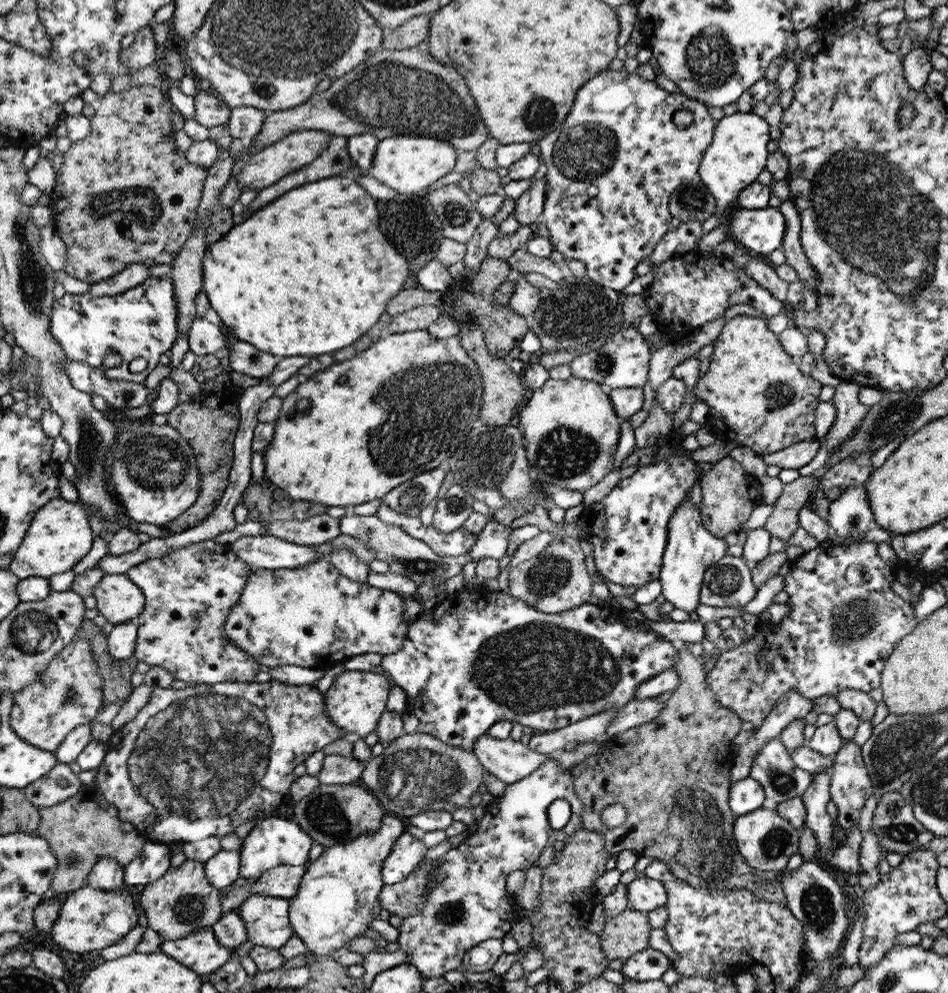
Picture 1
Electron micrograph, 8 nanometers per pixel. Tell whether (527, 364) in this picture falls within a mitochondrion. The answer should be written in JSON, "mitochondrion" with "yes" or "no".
{"mitochondrion":"no"}

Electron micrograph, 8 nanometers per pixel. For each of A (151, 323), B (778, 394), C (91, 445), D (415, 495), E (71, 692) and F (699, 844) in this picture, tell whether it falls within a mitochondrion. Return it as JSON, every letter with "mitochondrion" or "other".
{"A":"other","B":"mitochondrion","C":"mitochondrion","D":"mitochondrion","E":"mitochondrion","F":"mitochondrion"}

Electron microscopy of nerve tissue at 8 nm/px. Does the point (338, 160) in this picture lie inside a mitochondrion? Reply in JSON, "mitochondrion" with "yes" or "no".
{"mitochondrion":"no"}

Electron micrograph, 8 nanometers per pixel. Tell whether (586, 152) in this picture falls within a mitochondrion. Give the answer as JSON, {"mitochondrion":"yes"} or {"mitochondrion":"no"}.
{"mitochondrion":"yes"}

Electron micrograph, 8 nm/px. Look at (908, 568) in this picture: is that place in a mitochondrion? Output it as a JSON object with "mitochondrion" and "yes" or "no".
{"mitochondrion":"no"}

